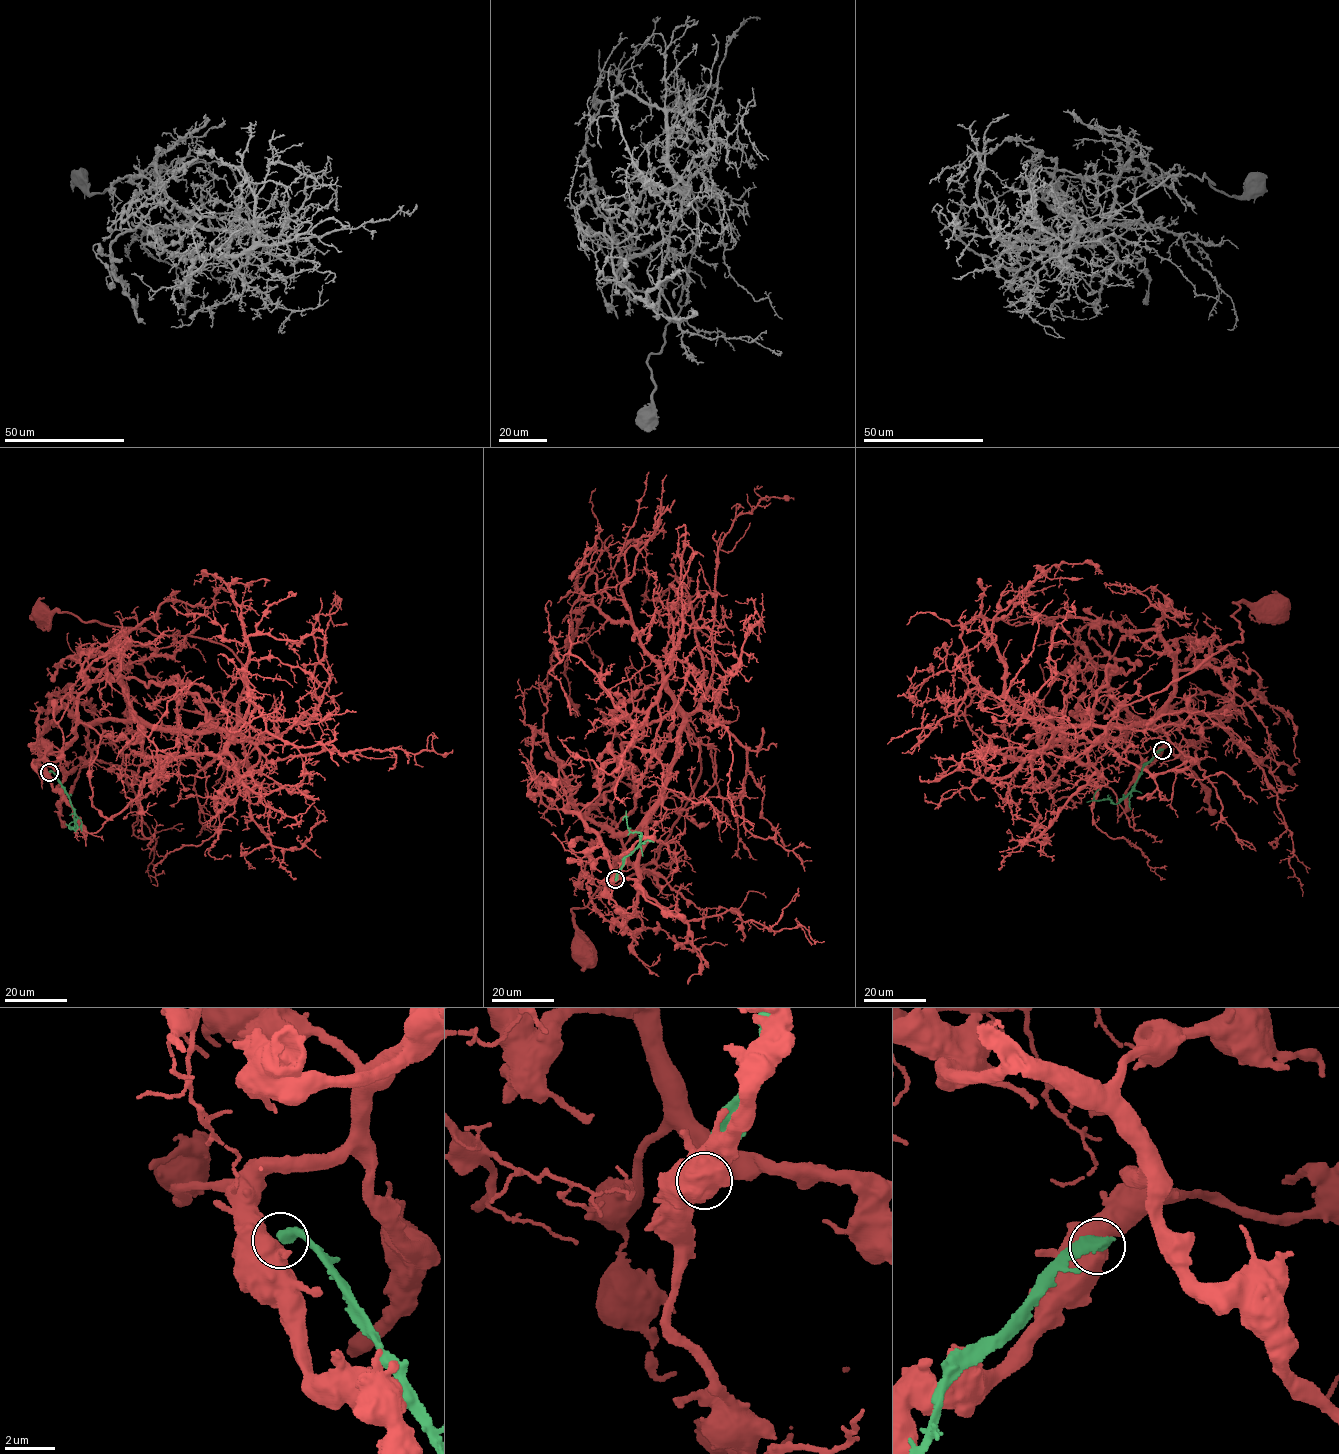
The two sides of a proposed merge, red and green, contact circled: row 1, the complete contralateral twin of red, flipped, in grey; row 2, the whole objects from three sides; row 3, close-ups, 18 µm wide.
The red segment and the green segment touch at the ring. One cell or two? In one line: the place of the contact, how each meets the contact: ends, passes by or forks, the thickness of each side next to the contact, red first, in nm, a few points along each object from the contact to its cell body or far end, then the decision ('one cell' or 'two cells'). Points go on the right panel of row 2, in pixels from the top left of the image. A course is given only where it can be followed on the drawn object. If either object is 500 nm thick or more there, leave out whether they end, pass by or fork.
place (1162, 750); calibres 750 and 500 nm; course red (1162, 749), (1110, 693), (1116, 660), (1140, 663), (1108, 667), (1092, 724), (1242, 641), (1233, 603), (1278, 605); course green (1162, 749), (1146, 764), (1131, 791), (1116, 804), (1108, 800), (1095, 800), (1094, 794), (1099, 789); two cells

